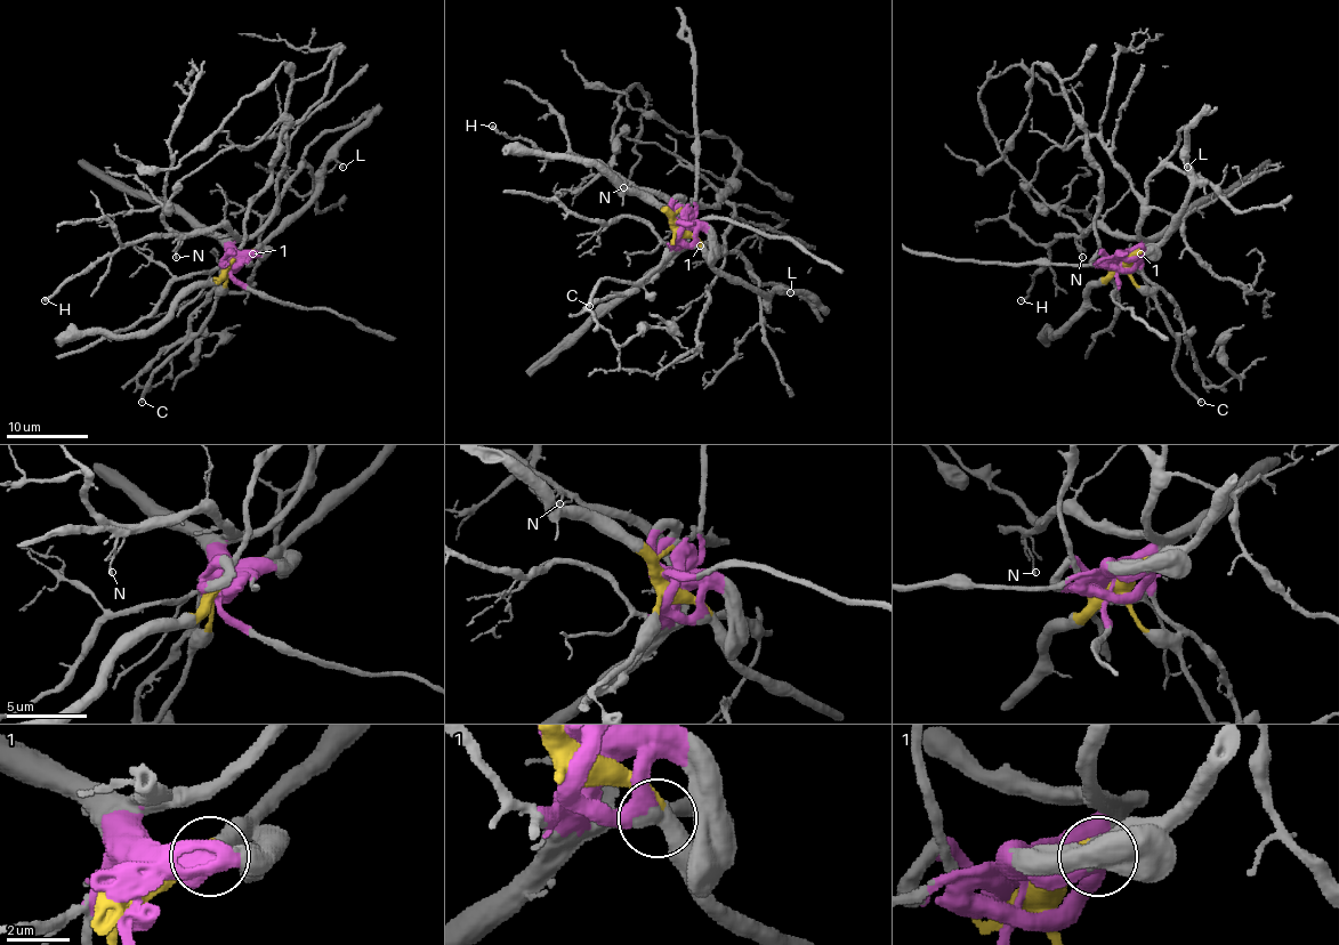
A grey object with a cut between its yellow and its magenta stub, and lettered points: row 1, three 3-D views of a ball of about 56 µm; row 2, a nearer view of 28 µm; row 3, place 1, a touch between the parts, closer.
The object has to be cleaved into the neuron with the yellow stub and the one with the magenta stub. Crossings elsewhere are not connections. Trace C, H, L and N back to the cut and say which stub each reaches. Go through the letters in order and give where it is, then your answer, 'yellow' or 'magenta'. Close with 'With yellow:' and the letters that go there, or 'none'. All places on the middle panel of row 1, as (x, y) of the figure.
C: (589, 306) | yellow
H: (492, 126) | magenta
L: (790, 292) | yellow
N: (623, 187) | magenta
With yellow: C, L

